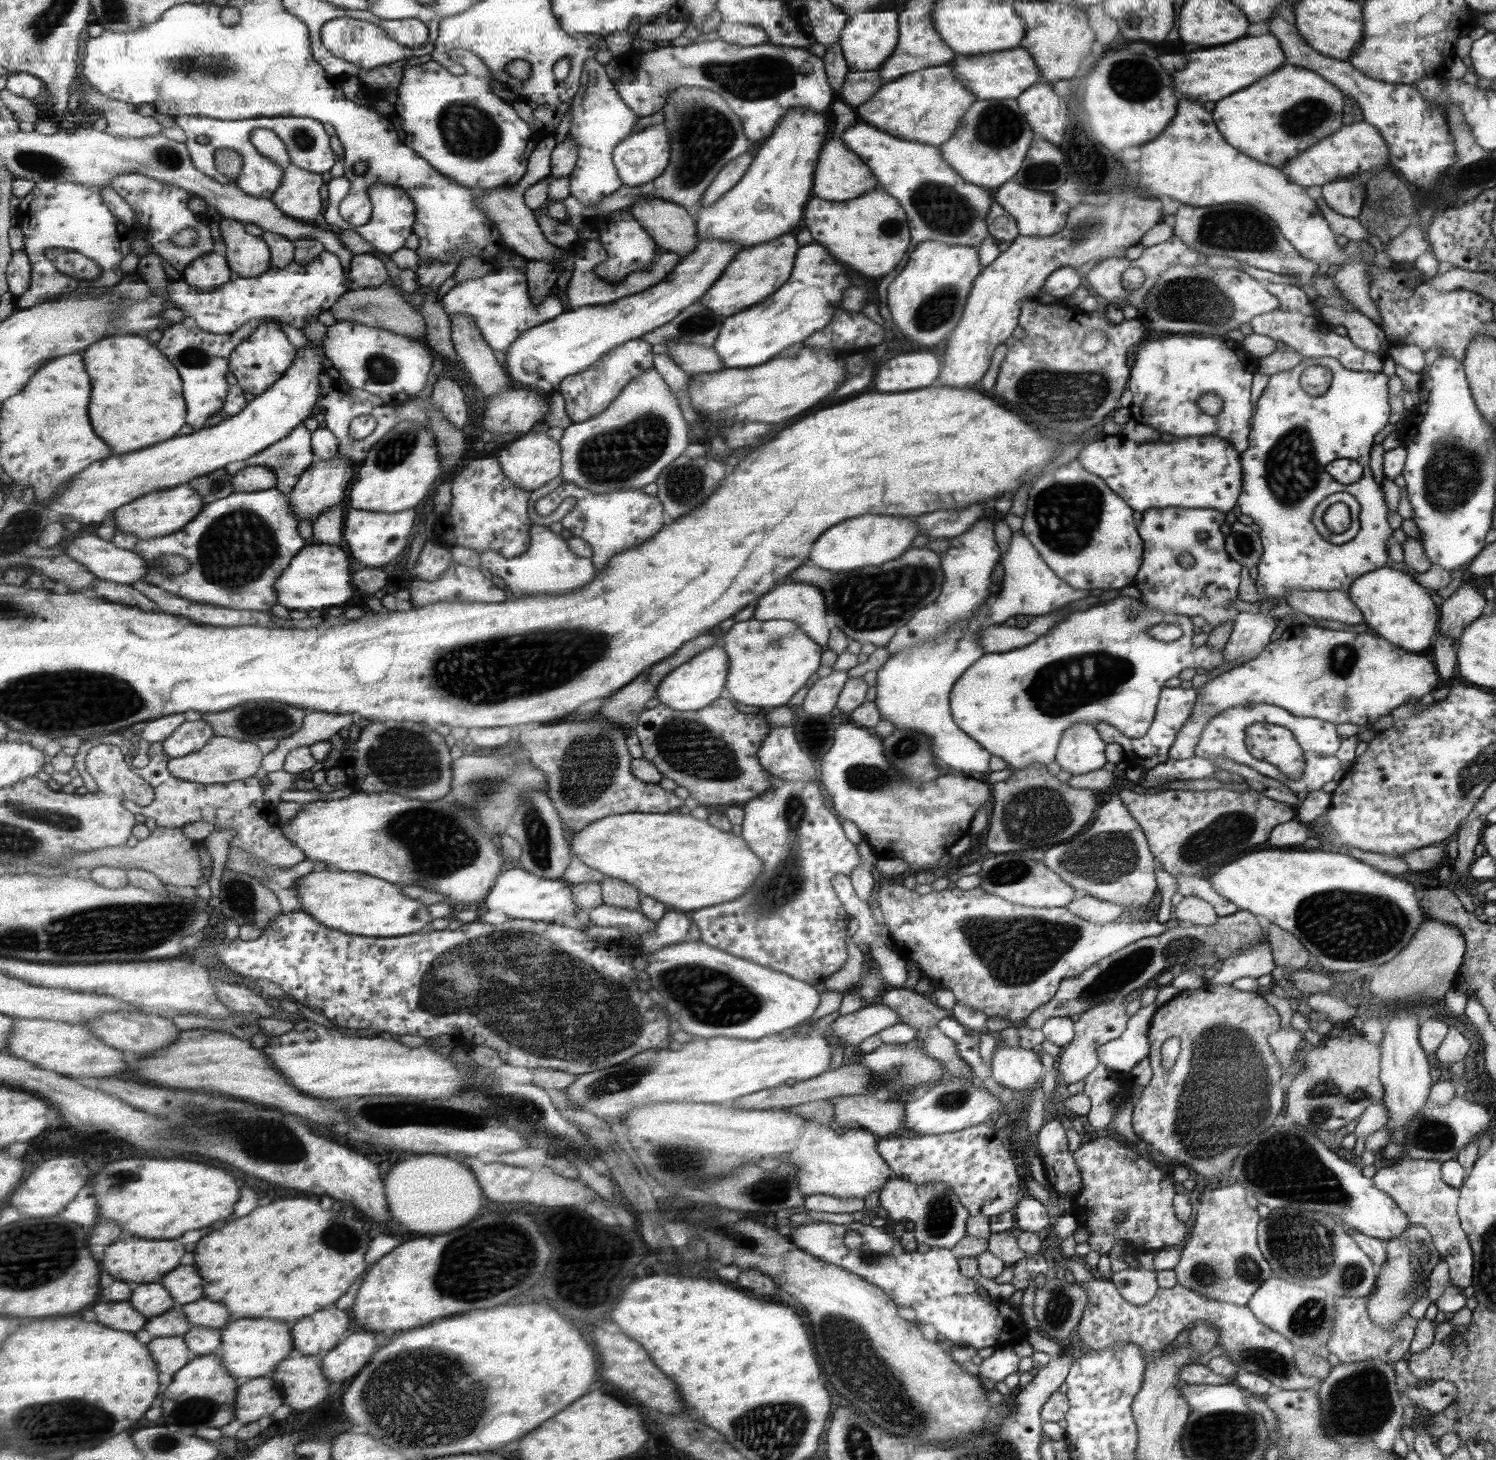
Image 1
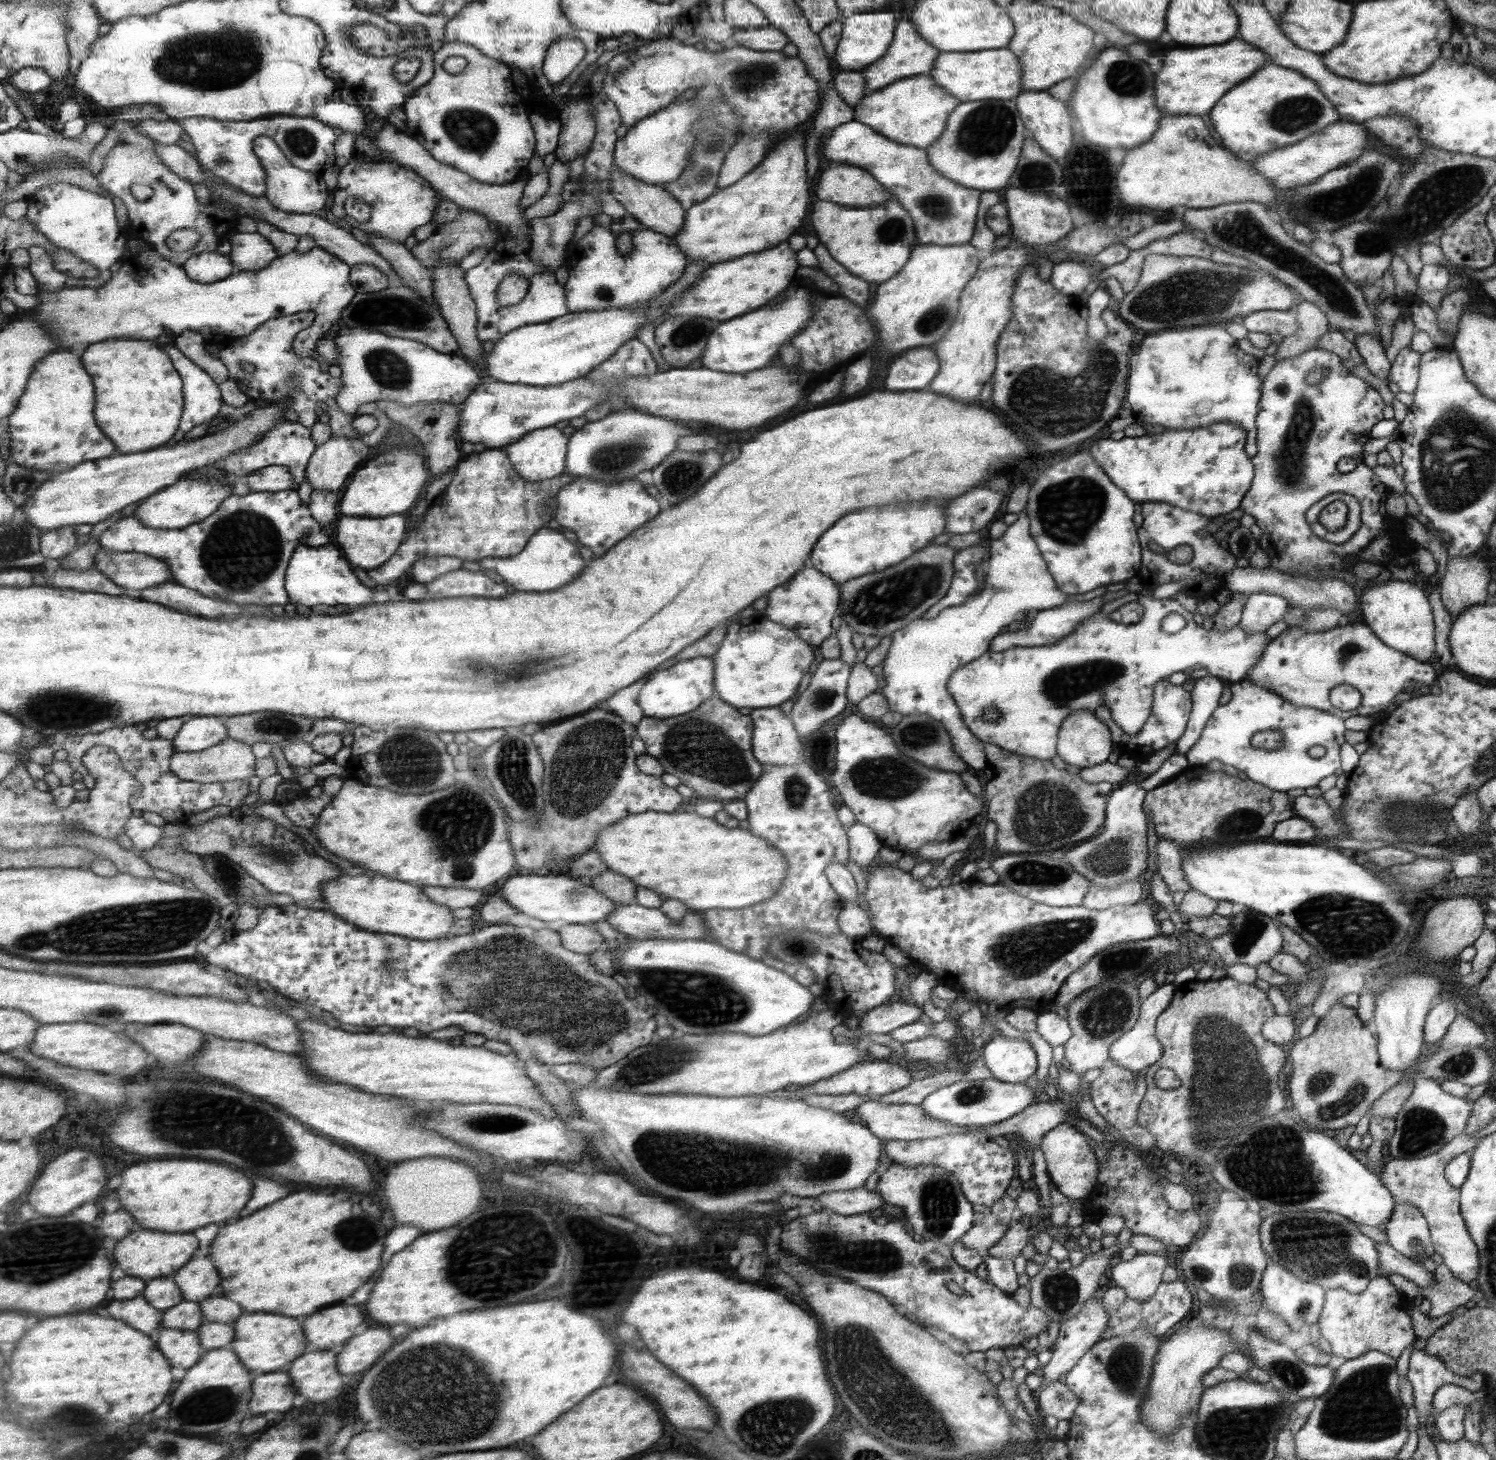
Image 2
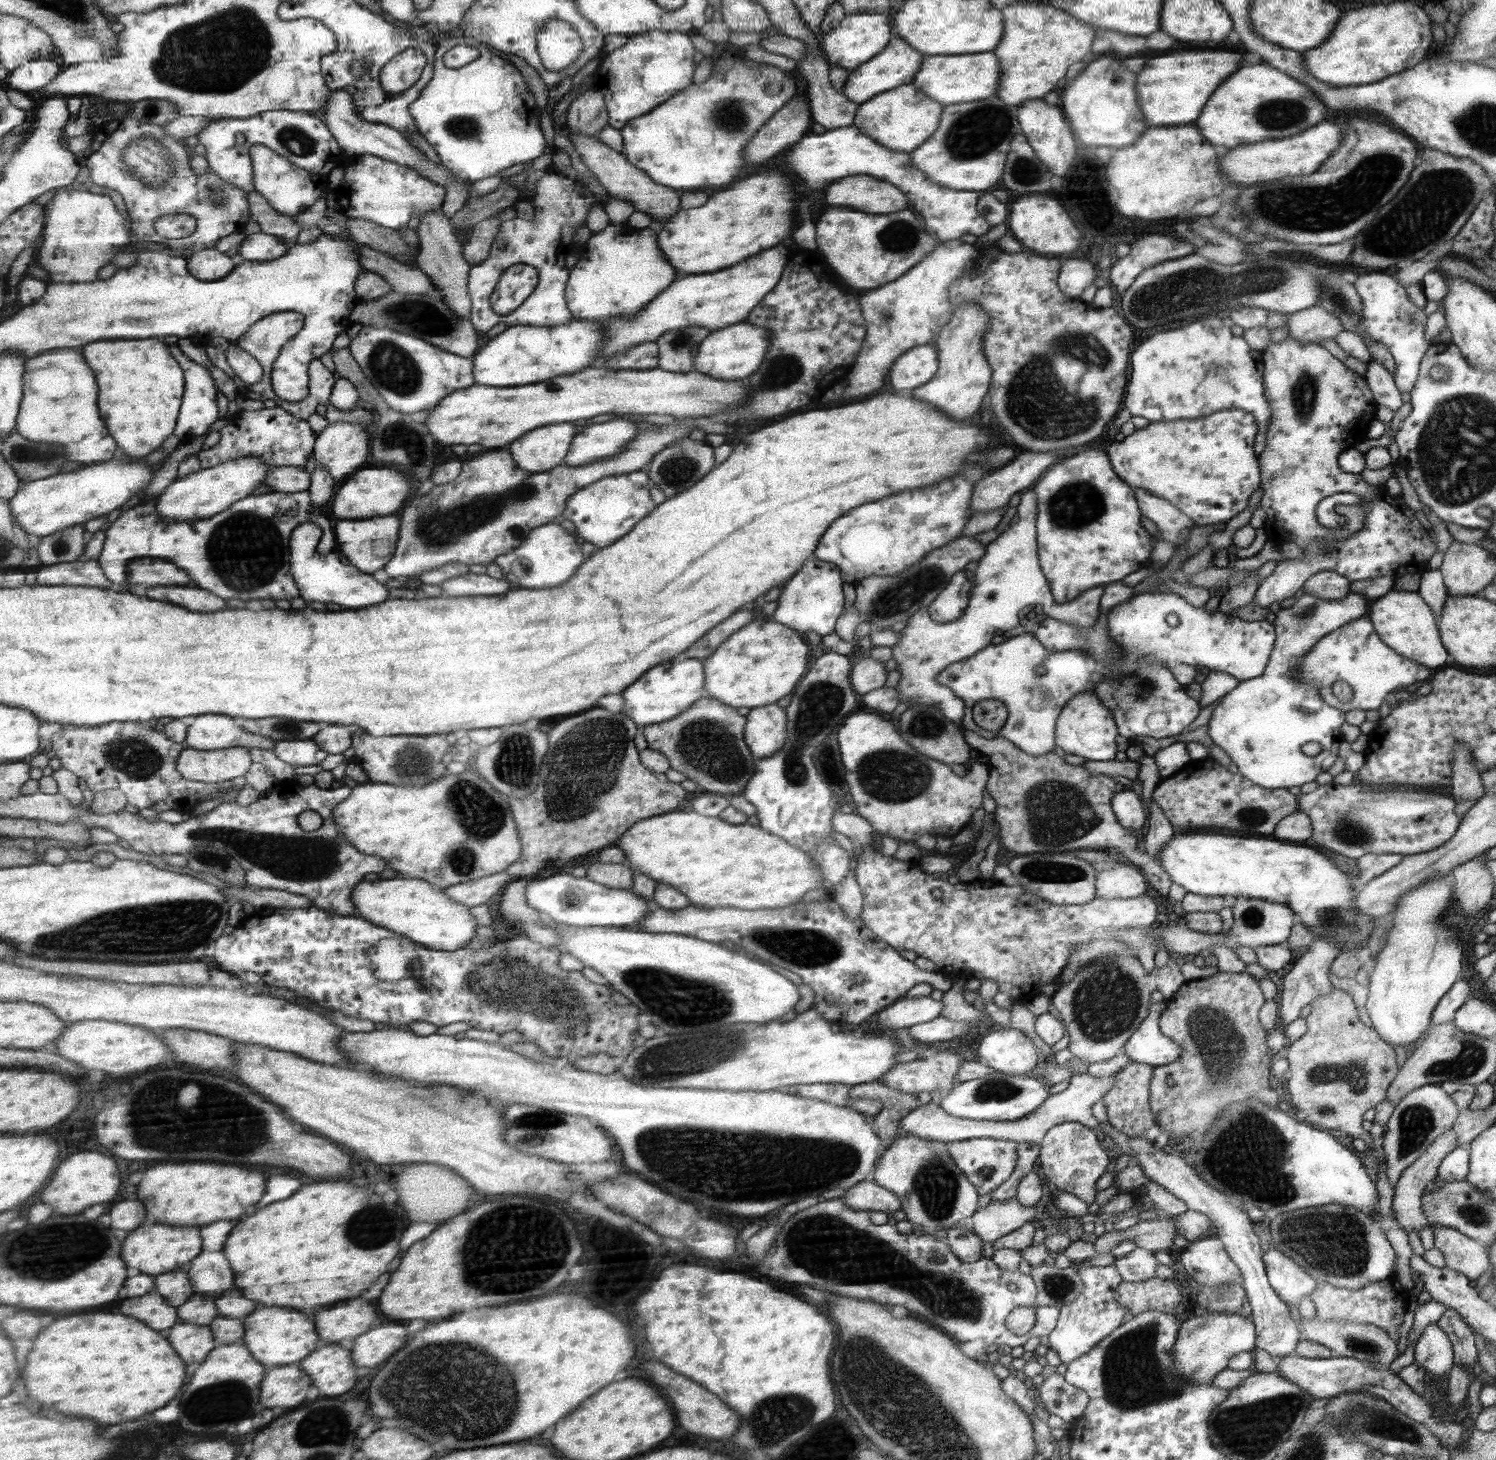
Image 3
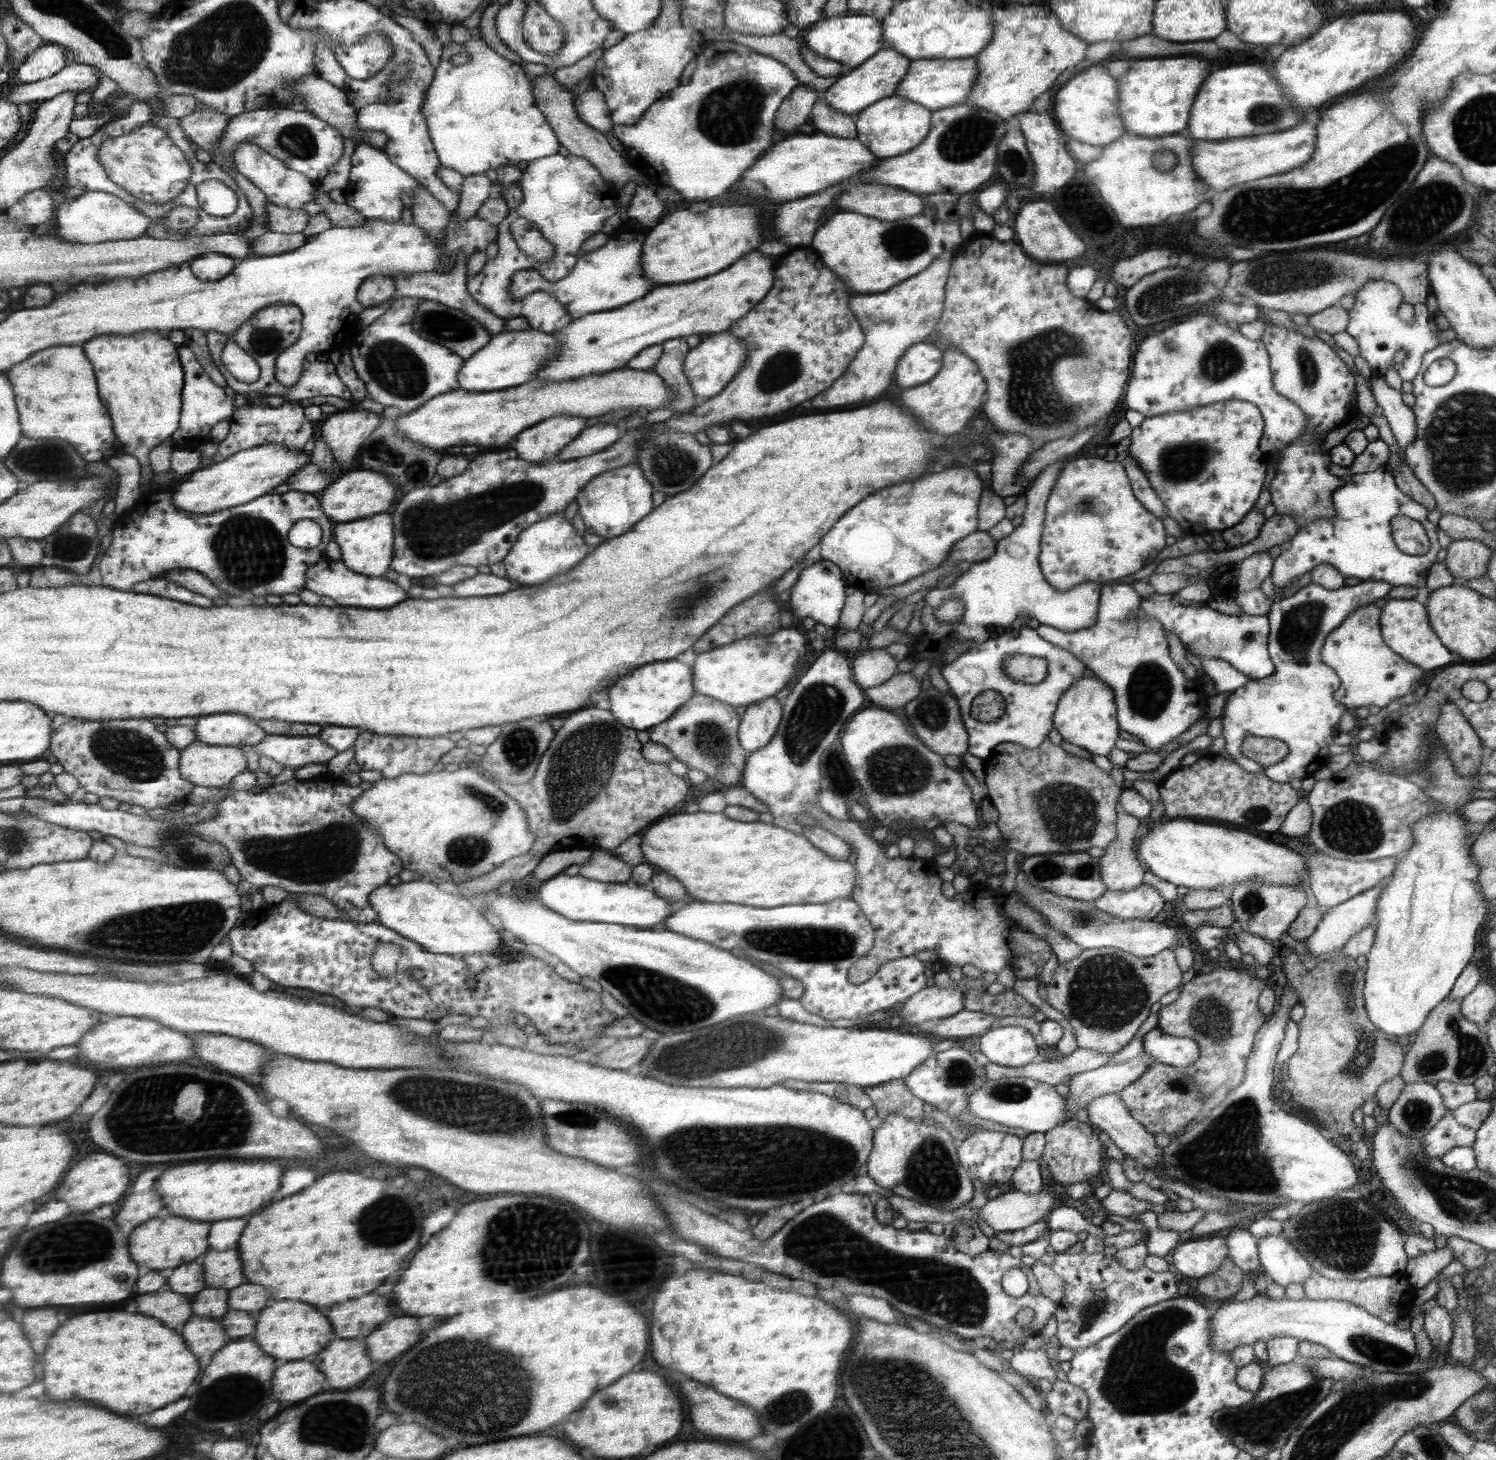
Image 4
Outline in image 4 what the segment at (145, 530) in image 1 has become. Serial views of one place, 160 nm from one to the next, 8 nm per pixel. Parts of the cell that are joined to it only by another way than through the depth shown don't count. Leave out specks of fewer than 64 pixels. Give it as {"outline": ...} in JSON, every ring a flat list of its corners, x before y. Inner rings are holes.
{"outline":[[279,444,242,450,223,462,191,473,190,477,176,488,172,501,177,508,197,514,215,514,233,506,244,505,271,493,273,488,285,483,302,466,311,463,310,458,311,455,307,457,302,450,291,450]]}

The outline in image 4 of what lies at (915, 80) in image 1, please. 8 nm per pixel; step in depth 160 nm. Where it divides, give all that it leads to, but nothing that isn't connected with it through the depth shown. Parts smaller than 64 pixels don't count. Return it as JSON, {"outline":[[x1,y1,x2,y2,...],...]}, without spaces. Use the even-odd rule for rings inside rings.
{"outline":[[897,94,873,102,854,117,856,138,877,158,891,158,915,149,931,129,932,111]]}

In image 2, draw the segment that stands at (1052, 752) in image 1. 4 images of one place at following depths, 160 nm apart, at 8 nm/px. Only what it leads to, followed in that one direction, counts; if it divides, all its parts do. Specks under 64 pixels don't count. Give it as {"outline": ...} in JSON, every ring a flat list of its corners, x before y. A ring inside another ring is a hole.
{"outline":[[1129,592,1108,601,1107,604,1103,603,1097,614,1085,618,1075,629,1049,646,1012,646,1003,652,988,650,976,660,956,669,953,682,949,682,948,693,957,698,960,717,965,727,973,732,981,744,995,745,1018,756,1050,761,1056,755,1060,725,1069,713,1085,709,1093,712,1100,705,1104,705,1117,727,1121,728,1125,735,1135,736,1141,731,1141,727,1145,726,1152,712,1152,692,1157,682,1163,678,1167,679,1175,672,1183,672,1185,668,1199,666,1204,668,1207,674,1228,684,1237,683,1244,678,1253,663,1258,661,1264,646,1270,640,1264,632,1247,634,1238,625,1229,630,1211,628,1207,631,1201,627,1194,614,1183,609,1173,598,1154,599],[1126,601,1137,602,1143,607,1144,613,1137,623,1115,624,1115,621,1109,620,1109,613],[1169,612,1177,612,1186,622,1182,629,1173,634,1164,633,1159,627,1161,618]]}

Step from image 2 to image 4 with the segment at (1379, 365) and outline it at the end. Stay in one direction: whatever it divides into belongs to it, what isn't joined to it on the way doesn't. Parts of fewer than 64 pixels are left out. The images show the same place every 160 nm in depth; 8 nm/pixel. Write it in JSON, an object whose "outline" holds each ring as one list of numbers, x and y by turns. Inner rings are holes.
{"outline":[[1371,373,1370,376,1369,389,1373,400,1380,408,1381,415,1385,416,1399,450,1403,450,1406,444,1414,439,1416,426,1412,409,1401,401,1400,392,1386,386,1383,376,1375,373]]}

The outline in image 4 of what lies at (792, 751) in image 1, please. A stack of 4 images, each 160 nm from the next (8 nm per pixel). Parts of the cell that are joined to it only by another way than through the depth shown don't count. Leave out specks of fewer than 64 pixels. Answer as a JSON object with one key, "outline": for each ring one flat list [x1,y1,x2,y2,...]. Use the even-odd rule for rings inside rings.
{"outline":[[776,696,749,705,737,730,741,747,750,754,763,749,776,734,779,720,782,720,781,704]]}

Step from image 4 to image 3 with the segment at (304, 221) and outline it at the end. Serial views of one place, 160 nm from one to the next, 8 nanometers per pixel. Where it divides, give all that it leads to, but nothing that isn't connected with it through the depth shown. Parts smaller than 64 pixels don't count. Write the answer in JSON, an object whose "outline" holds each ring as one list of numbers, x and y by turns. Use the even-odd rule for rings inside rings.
{"outline":[[259,191,250,192,249,212,252,220,260,225,260,230,280,238,287,247,295,247,298,244,301,228,294,217,281,214,275,210]]}

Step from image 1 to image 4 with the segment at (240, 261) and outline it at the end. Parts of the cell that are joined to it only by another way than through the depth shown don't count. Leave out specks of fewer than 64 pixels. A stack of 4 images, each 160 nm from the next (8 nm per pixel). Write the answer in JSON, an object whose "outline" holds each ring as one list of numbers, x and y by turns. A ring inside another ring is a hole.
{"outline":[[268,230,260,237,251,241,253,255,256,257,271,257,287,252,297,251,301,246,307,244,308,237,304,232,285,234]]}

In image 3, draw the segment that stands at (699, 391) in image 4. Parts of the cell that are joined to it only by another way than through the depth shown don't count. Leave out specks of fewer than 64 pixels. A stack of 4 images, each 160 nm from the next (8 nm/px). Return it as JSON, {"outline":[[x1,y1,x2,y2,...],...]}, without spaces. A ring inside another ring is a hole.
{"outline":[[739,322,735,326,714,330,700,344,694,359,694,370,718,378,717,380,744,380,760,368,770,346,770,332,765,327]]}

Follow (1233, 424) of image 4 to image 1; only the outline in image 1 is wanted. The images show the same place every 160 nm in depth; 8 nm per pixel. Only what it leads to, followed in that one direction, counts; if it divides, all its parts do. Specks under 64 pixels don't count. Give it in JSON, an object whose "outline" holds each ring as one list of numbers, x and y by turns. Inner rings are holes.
{"outline":[[1121,434,1106,435,1084,446,1076,460,1085,470,1104,479,1135,512,1149,508,1213,509,1222,513,1235,506,1243,486,1239,451,1216,436,1177,438,1173,444,1161,441,1137,443]]}

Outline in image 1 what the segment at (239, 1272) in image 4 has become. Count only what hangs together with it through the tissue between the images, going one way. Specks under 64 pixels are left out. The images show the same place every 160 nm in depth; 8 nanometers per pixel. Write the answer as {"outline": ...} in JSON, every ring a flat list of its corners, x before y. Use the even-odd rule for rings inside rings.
{"outline":[[179,1266,163,1280,163,1284,173,1294,177,1304,189,1304,203,1298,205,1282,195,1266]]}

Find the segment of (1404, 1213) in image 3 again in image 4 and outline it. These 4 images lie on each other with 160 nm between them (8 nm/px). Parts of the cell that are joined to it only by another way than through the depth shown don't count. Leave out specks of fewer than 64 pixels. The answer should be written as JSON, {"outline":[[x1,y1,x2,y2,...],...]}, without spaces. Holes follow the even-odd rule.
{"outline":[[1446,1111,1441,1121,1425,1135,1422,1150,1427,1158,1441,1158,1455,1147,1470,1147,1476,1137,1475,1131,1465,1128,1453,1118,1452,1111]]}

